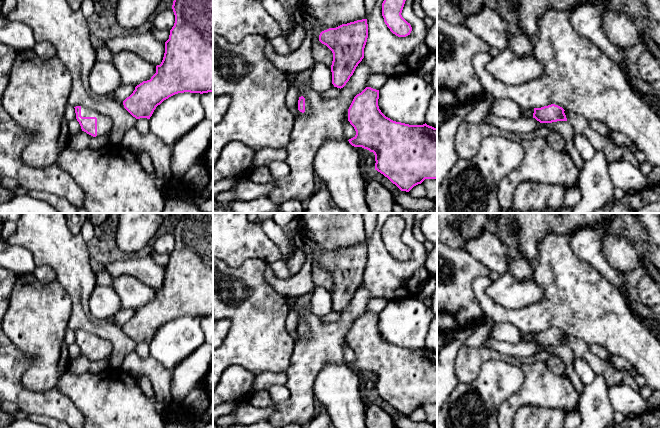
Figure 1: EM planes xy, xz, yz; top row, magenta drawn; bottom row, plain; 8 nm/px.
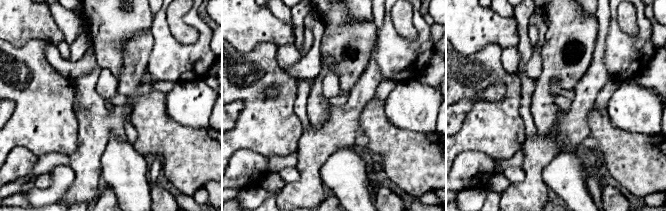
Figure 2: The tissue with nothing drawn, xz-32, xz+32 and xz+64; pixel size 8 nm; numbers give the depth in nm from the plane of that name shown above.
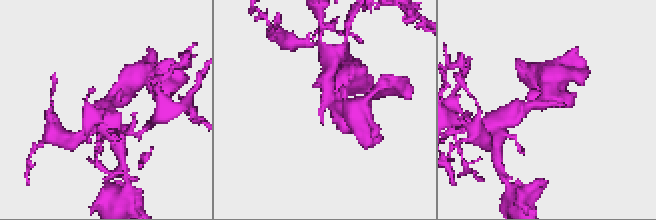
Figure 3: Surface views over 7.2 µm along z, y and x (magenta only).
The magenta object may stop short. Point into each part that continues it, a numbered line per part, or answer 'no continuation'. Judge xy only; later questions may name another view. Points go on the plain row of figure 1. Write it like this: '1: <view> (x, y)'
1: xy (104, 348)

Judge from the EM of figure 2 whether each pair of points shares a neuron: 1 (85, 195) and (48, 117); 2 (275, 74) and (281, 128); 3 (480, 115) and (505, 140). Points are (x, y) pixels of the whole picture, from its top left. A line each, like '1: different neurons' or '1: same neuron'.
1: different neurons
2: same neuron
3: same neuron

